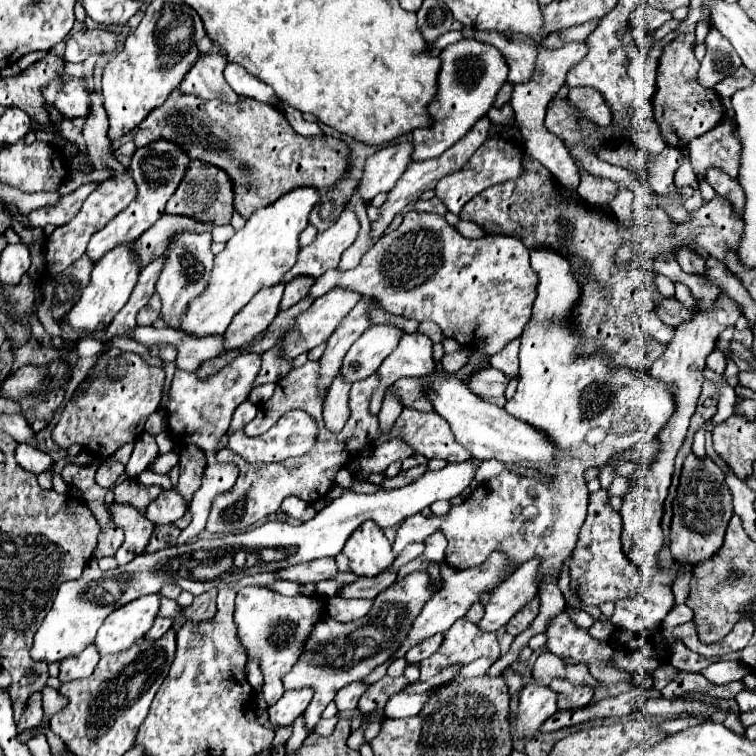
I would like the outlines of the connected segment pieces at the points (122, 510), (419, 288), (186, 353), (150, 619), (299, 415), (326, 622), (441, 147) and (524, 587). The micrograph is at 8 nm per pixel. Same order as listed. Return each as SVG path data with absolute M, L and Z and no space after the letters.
M116 501L106 503L106 511L110 515L110 521L118 523L124 529L124 542L114 558L119 566L125 565L146 549L146 543L154 531L154 523L128 503L116 503Z
M408 211L402 225L396 231L380 237L354 269L330 269L314 279L308 297L316 299L330 291L334 285L342 285L362 295L372 295L384 307L384 311L392 315L402 315L406 319L418 321L434 321L442 329L444 337L456 339L462 345L486 343L486 351L494 355L508 341L520 337L522 327L530 317L534 283L536 279L530 269L528 249L520 239L508 235L488 235L484 239L472 241L462 237L456 227L448 225L446 219L436 213Z
M154 325L150 327L134 327L130 331L130 337L138 341L144 347L160 347L160 345L172 345L176 347L176 367L194 371L200 367L200 363L214 359L218 355L224 355L224 335L188 335L186 331L172 329L172 327L162 327L156 329Z
M144 595L140 599L134 599L120 609L116 609L96 635L96 647L104 653L120 653L130 649L138 639L142 639L150 627L154 625L154 619L160 609L160 595Z
M288 411L278 419L278 423L270 431L266 431L266 433L262 433L258 437L248 437L248 435L244 435L244 431L234 431L230 435L228 447L236 455L240 455L242 459L252 461L252 463L279 462L286 459L286 457L308 453L310 447L316 445L317 432L318 425L316 425L316 421L312 417L306 419L306 411Z
M416 571L416 573L406 575L398 583L390 585L386 591L382 591L374 599L368 615L364 615L362 619L352 621L352 623L338 623L330 615L324 615L318 621L314 635L310 637L310 643L306 643L310 653L302 655L302 659L296 663L296 667L292 667L292 671L286 673L282 679L284 685L290 685L294 689L298 689L298 687L314 689L314 699L310 701L306 715L304 715L308 733L312 733L316 729L316 723L322 719L324 707L334 699L338 689L342 689L344 685L348 685L352 681L364 679L366 675L370 675L378 665L388 661L400 649L400 645L408 637L408 631L412 629L414 619L426 605L426 599L430 599L434 593L436 593L436 589L432 585L430 575L424 571L420 571L420 573Z
M462 39L458 43L448 45L440 53L440 71L436 79L436 95L428 105L428 115L432 119L430 127L414 129L414 161L424 161L442 155L456 141L460 141L472 125L488 113L494 105L494 99L500 87L506 83L508 65L502 53L488 43L480 43L476 39Z
M530 559L520 565L500 587L496 587L494 593L490 593L486 613L482 623L478 623L482 631L496 631L506 625L510 617L514 617L538 595L538 573L540 559Z

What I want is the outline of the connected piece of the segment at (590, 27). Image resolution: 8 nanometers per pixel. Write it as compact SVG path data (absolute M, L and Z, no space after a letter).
M594 19L594 21L588 21L584 25L576 25L576 27L570 27L566 31L562 31L562 39L564 41L584 41L596 27L600 25L600 19Z

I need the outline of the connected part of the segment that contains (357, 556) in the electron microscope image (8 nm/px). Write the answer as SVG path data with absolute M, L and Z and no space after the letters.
M364 521L350 535L342 553L350 559L350 569L360 577L374 577L394 561L392 547L374 521Z

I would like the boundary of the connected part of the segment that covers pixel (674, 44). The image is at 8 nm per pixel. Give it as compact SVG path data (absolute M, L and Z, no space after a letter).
M682 33L662 49L662 57L658 63L654 117L664 141L670 147L687 147L692 139L712 131L726 117L718 93L698 83L700 63L694 57L694 45L694 33Z

